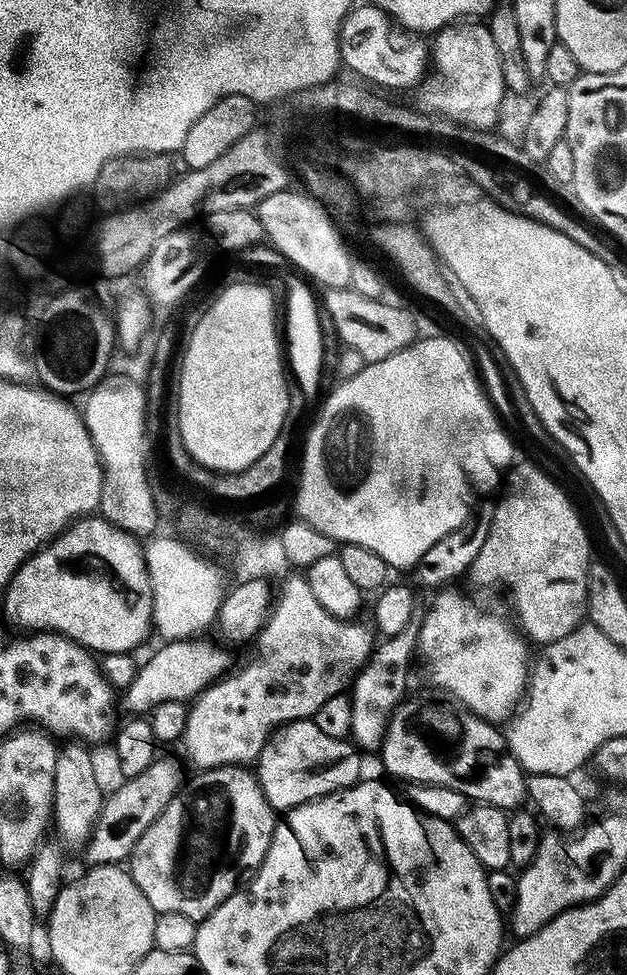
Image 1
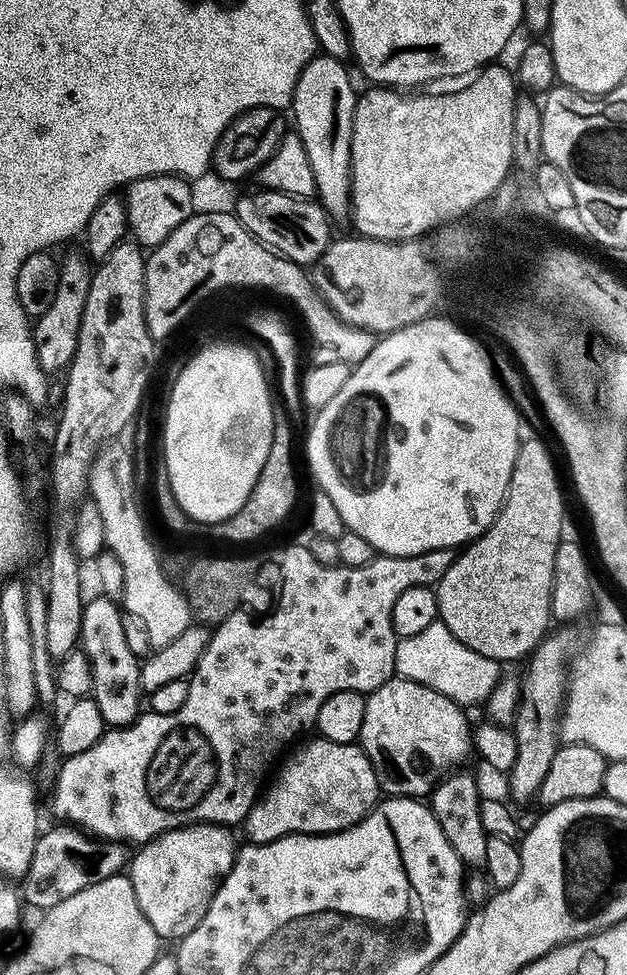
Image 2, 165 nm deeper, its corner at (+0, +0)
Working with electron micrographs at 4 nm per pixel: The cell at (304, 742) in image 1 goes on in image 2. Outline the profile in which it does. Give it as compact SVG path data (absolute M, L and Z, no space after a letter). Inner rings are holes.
M315 738L304 744L284 765L279 765L280 773L276 781L267 785L266 791L257 799L256 805L244 820L242 831L253 844L269 844L283 836L322 836L325 832L341 832L354 826L368 815L382 799L380 783L376 777L370 758L359 743L330 742Z

